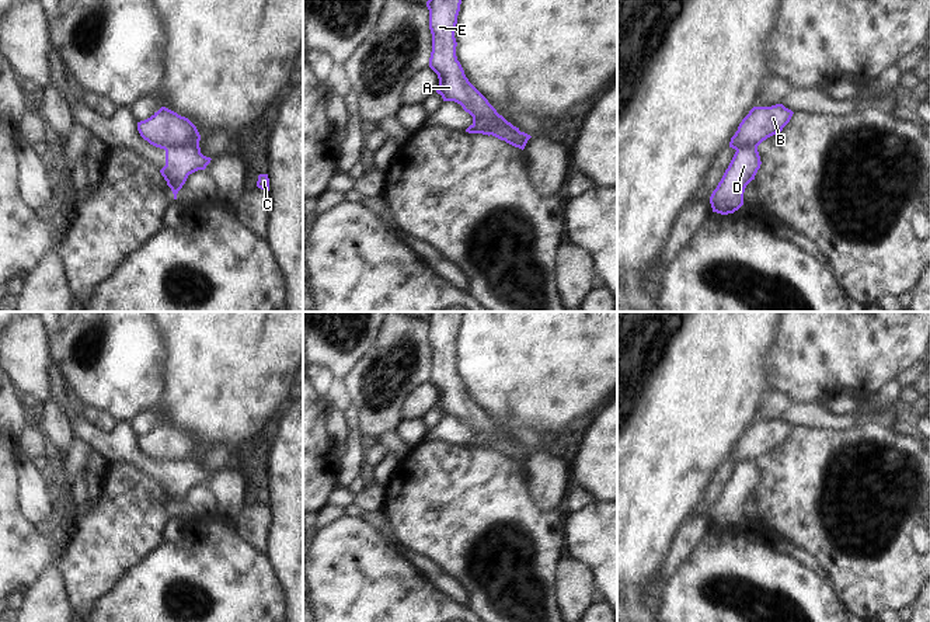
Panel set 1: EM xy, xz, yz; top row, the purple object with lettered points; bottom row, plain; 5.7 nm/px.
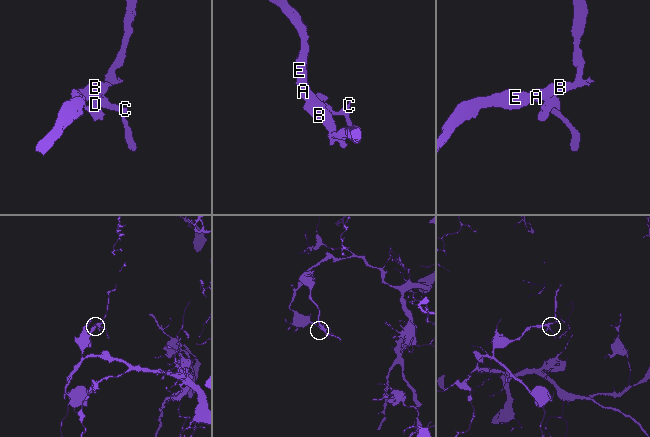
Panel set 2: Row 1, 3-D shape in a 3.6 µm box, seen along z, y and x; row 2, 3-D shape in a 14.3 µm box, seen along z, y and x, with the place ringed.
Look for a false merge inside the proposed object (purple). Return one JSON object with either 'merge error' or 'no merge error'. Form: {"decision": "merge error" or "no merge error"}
{"decision": "merge error"}

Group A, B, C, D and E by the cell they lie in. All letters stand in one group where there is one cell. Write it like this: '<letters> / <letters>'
A B E / C D

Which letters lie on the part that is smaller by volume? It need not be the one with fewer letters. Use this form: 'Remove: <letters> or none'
Remove: C, D

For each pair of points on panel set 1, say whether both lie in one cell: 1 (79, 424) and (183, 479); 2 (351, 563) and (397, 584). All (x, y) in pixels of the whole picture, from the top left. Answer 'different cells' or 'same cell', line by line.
1: same cell
2: same cell

